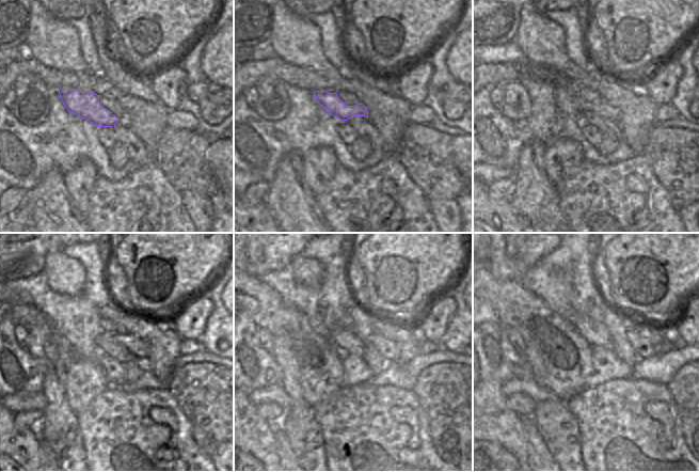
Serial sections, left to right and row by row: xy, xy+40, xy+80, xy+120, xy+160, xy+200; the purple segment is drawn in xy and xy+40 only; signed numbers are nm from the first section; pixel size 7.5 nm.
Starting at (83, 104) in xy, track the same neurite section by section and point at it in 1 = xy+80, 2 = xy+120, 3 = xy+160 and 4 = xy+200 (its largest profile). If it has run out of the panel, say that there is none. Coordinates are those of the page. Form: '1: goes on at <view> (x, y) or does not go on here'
1: goes on at xy+80 (603, 108)
2: goes on at xy+120 (140, 349)
3: goes on at xy+160 (390, 333)
4: goes on at xy+200 (648, 341)

